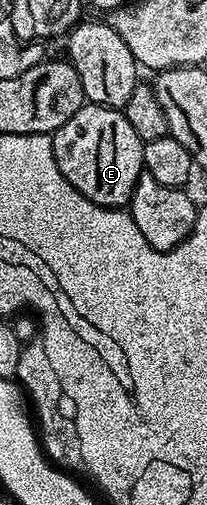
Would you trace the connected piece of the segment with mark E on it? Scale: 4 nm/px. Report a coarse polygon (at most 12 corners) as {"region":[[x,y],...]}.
{"region":[[85,102],[51,137],[82,197],[124,209],[145,142],[123,110]]}

